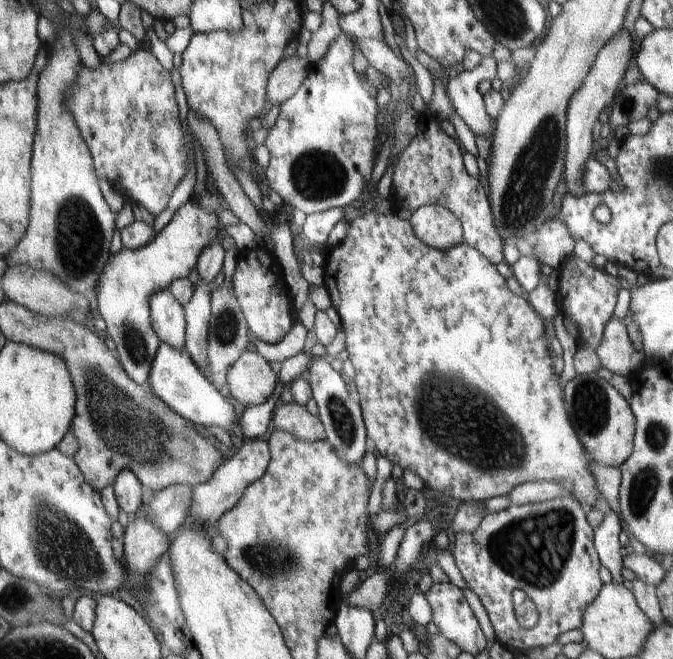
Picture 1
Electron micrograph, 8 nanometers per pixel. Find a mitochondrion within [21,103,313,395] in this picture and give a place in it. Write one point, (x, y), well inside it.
(80, 242)

